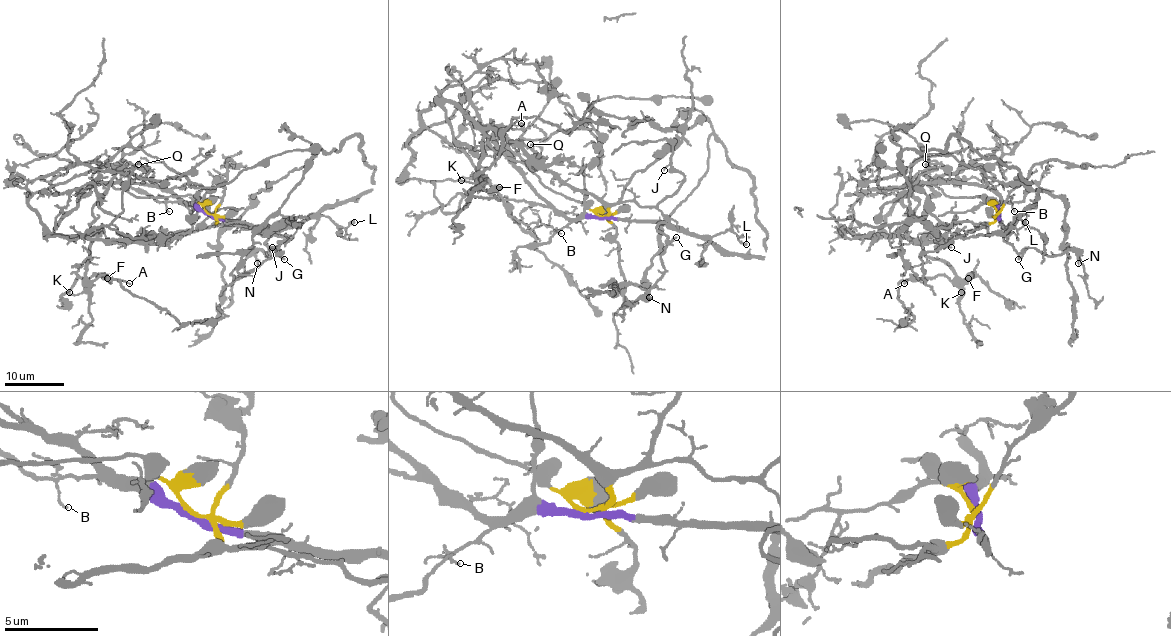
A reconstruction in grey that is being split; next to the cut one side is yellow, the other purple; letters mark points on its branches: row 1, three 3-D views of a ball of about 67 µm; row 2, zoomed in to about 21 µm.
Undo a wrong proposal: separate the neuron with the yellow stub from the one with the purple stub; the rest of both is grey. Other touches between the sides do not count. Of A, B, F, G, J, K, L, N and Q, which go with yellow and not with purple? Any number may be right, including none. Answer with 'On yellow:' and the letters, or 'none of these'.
On yellow: A, F, J, K, Q

